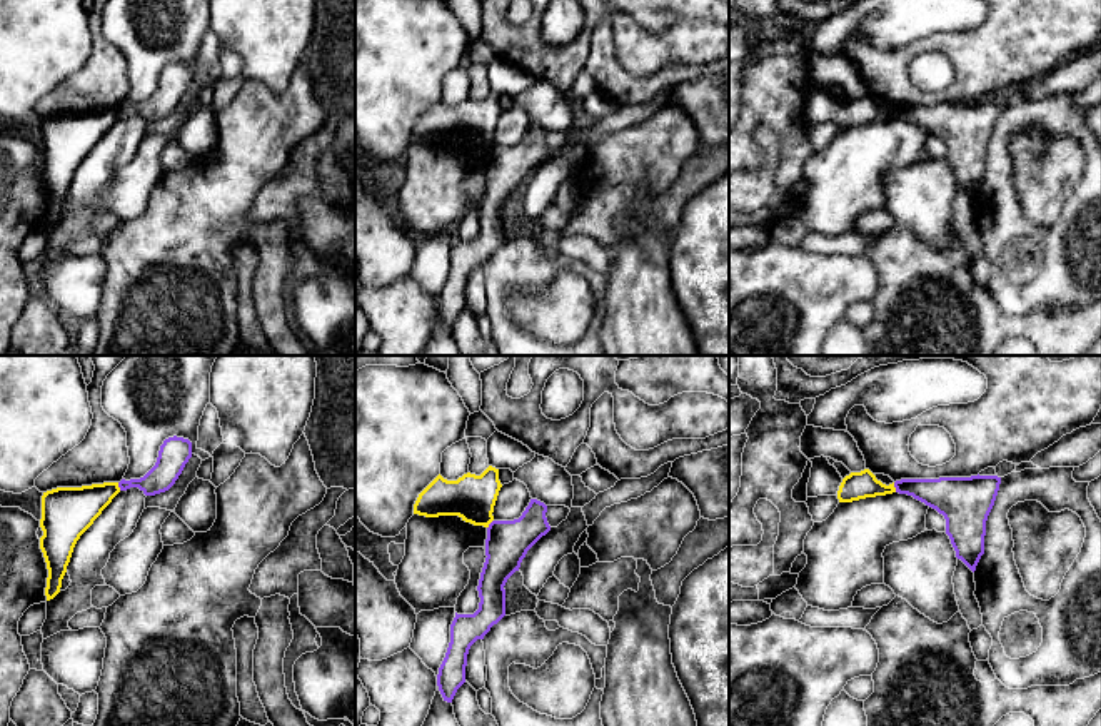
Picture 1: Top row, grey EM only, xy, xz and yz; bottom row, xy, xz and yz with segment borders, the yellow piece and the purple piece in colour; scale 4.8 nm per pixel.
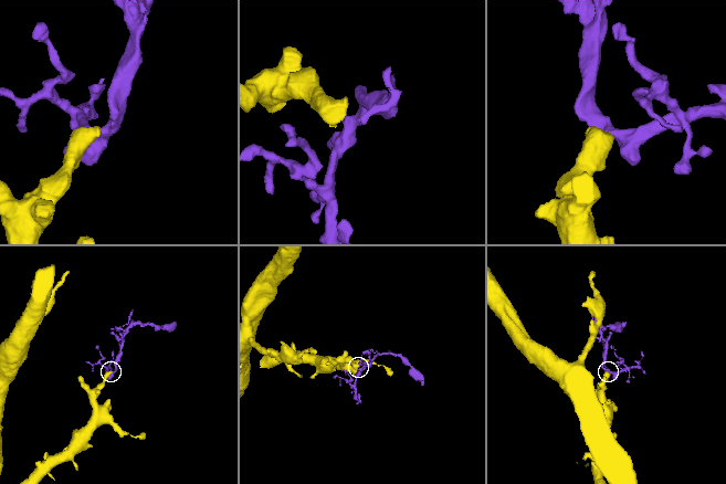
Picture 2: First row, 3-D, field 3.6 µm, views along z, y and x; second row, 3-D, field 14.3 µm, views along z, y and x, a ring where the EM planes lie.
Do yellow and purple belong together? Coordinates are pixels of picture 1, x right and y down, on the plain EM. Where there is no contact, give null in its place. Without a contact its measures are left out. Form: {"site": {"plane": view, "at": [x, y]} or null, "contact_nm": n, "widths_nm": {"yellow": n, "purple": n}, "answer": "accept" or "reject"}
{"site": {"plane": "yz", "at": [894, 114]}, "contact_nm": 50, "widths_nm": {"yellow": 130, "purple": 170}, "answer": "reject"}

